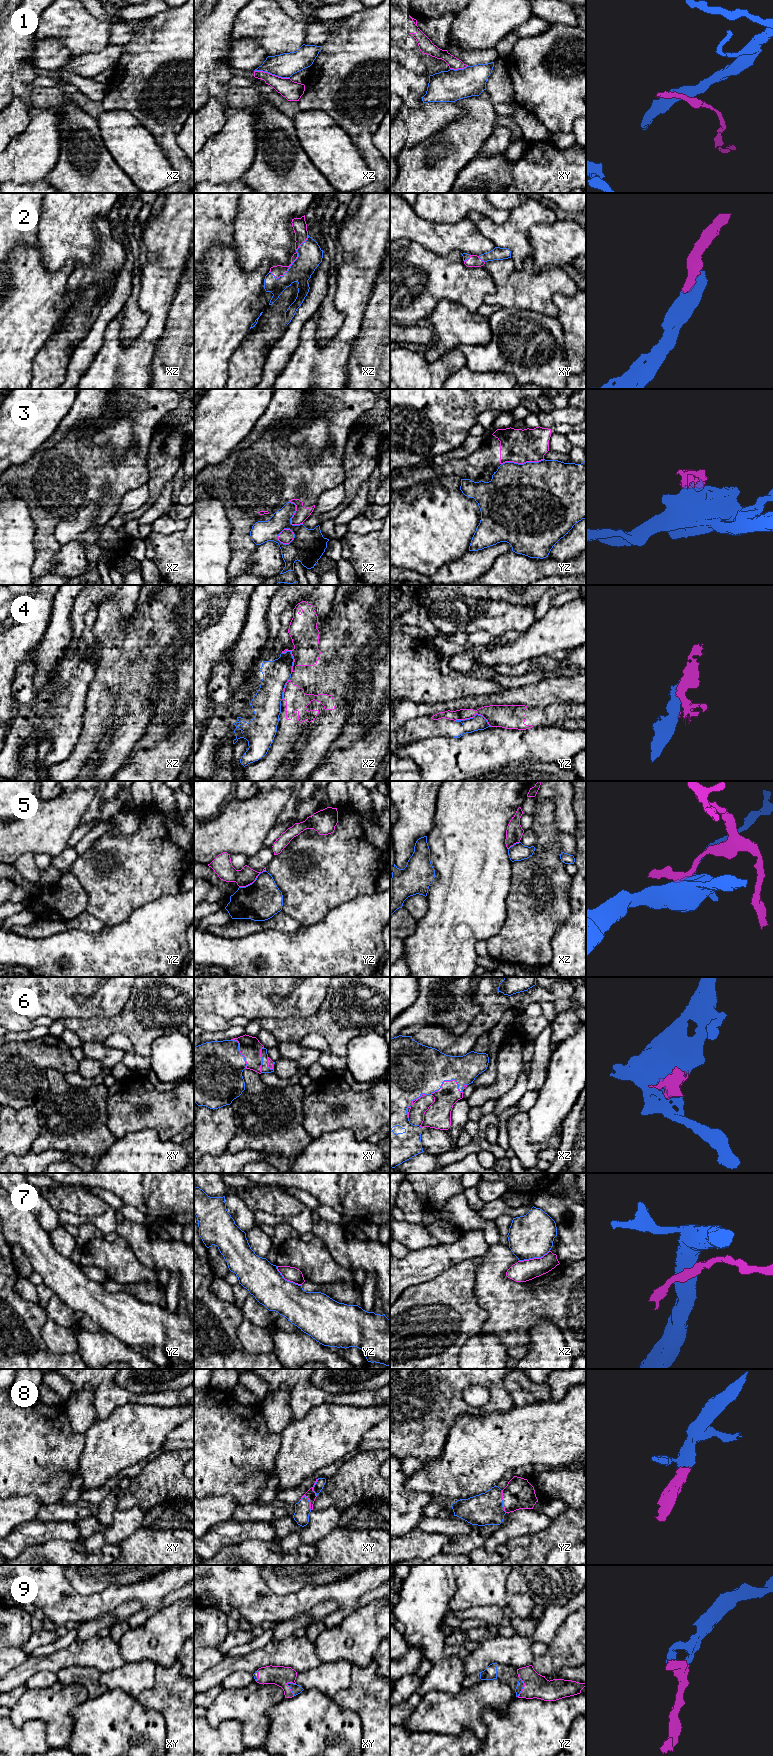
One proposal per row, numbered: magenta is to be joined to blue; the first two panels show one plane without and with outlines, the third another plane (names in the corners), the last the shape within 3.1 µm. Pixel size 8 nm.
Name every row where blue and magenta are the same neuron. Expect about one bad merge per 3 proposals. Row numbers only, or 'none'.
2, 6, 8, 9

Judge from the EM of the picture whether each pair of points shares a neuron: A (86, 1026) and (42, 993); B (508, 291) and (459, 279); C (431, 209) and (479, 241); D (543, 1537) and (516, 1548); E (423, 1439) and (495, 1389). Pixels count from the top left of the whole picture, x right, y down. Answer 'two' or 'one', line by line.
A: two
B: two
C: two
D: one
E: one

